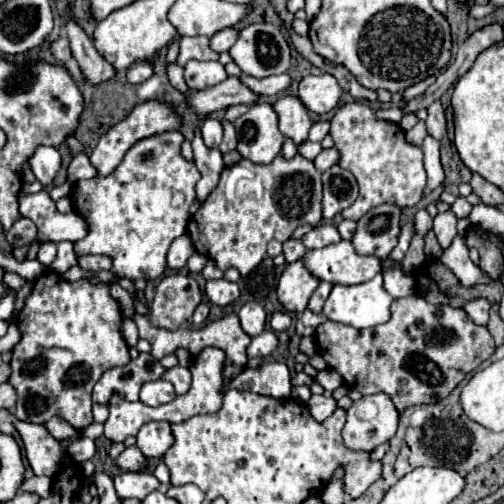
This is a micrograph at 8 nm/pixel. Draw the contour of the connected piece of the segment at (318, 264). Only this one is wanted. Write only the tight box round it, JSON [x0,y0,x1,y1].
[301,241,381,285]

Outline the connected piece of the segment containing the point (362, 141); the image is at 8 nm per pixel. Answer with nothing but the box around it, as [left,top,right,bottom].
[329,101,427,221]

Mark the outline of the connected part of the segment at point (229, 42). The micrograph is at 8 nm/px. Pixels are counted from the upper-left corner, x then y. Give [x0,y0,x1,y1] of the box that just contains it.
[211,27,239,53]

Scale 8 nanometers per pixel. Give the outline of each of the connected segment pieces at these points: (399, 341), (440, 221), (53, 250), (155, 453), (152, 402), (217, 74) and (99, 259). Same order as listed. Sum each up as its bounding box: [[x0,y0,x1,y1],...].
[[315,295,495,413],[433,209,457,247],[39,243,57,267],[135,421,175,459],[139,379,175,407],[185,59,227,89],[77,255,111,271]]

